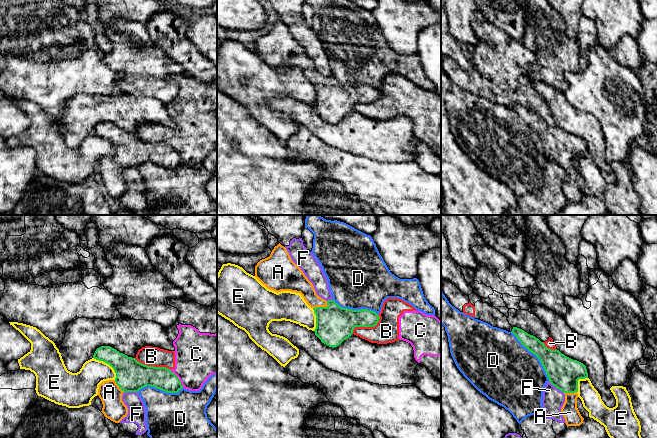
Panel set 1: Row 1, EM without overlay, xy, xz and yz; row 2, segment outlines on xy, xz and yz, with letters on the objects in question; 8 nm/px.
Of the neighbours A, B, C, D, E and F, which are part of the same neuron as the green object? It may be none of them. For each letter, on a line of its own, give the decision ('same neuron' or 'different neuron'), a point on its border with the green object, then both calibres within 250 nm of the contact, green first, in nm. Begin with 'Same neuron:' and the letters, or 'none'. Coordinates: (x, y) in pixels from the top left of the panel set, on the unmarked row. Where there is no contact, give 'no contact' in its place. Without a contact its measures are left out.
Same neuron: A
A: same neuron; contact xz (322, 83); calibres 300 and 140 nm
B: different neuron; contact xz (367, 102); calibres 280 and 190 nm
C: different neuron; contact xy (178, 154); calibres 180 and 360 nm
D: different neuron; contact yz (535, 130); calibres 240 and 480 nm
E: different neuron; contact xy (108, 139); calibres 260 and 220 nm
F: different neuron; contact yz (556, 163); calibres 260 and 180 nm

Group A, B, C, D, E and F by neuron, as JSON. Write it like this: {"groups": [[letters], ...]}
{"groups": [["A"], ["B", "C"], ["D"], ["E"], ["F"]]}

